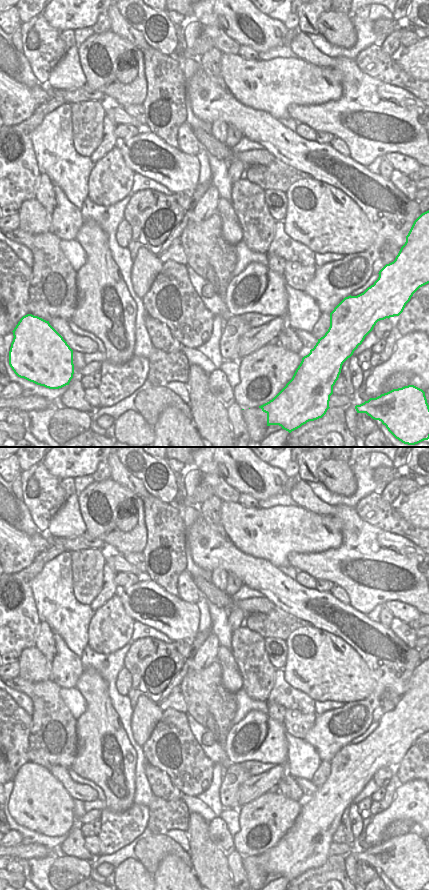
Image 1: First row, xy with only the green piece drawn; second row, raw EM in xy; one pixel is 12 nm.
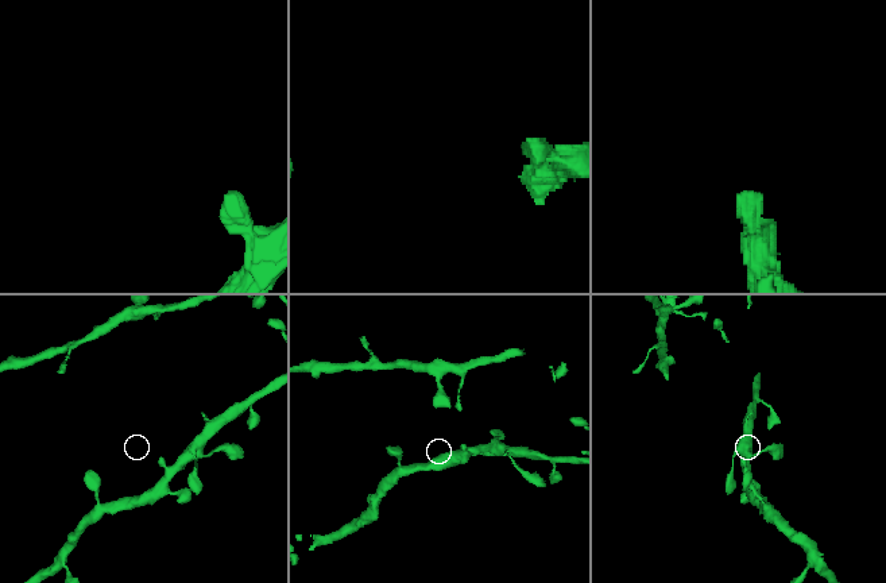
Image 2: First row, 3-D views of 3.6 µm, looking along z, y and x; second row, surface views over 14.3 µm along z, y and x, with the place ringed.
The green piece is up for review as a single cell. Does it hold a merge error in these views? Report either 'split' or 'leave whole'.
leave whole

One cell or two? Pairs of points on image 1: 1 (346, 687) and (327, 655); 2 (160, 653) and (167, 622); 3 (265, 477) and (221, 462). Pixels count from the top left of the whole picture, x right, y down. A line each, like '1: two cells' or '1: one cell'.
1: one cell
2: two cells
3: one cell

